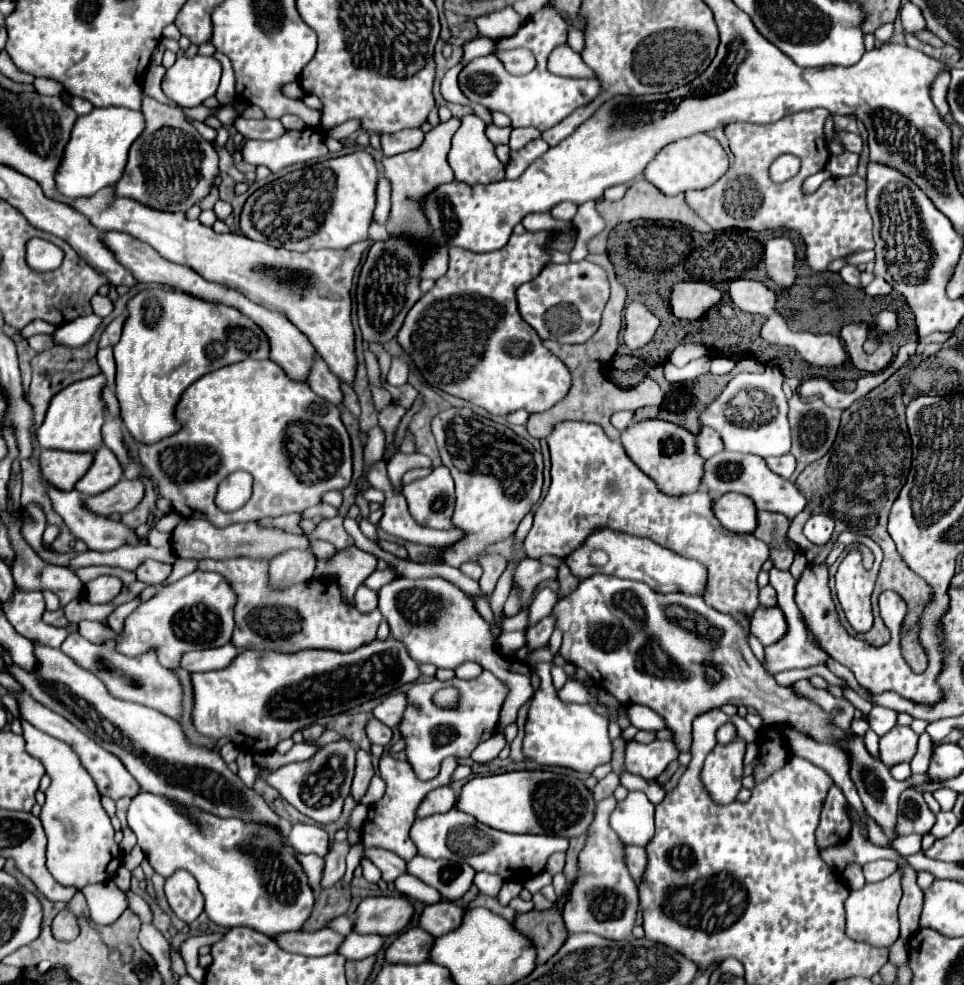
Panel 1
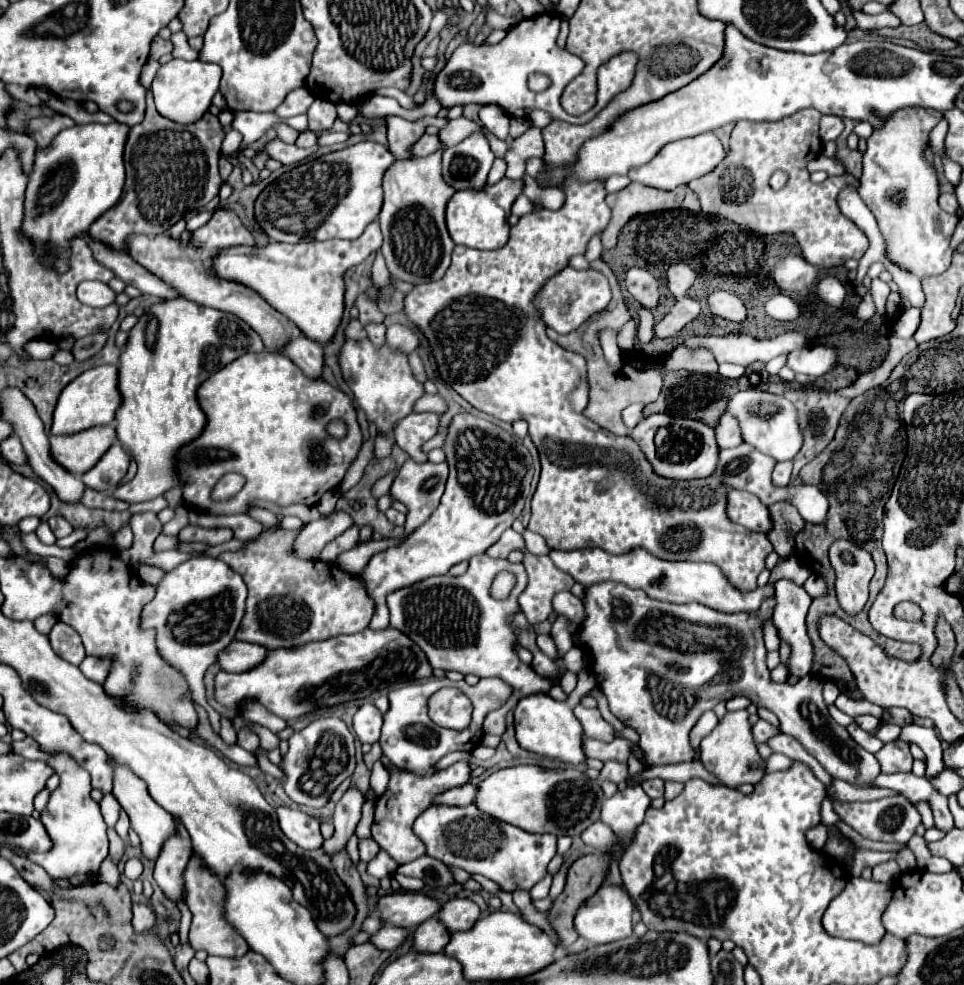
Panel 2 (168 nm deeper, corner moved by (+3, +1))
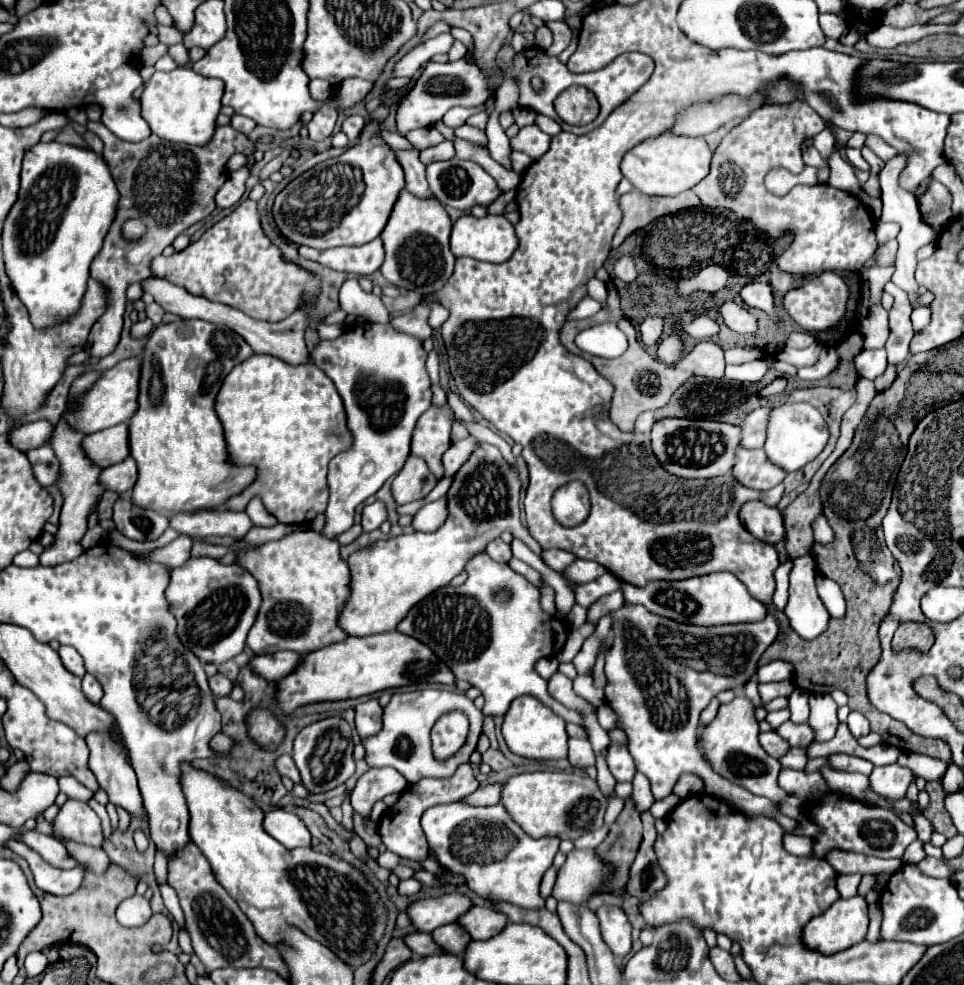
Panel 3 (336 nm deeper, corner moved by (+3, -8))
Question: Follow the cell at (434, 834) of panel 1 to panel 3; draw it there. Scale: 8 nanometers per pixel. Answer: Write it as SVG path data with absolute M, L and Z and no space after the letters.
M464 800L428 808L422 816L422 830L440 864L450 872L464 874L472 892L522 908L544 908L540 880L552 866L560 838L532 838L508 816L502 804L478 808Z

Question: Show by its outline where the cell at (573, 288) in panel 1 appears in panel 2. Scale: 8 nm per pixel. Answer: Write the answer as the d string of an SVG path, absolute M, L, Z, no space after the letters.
M564 267L560 273L550 277L542 285L542 291L538 291L534 297L534 307L540 311L544 325L562 335L576 331L576 327L588 321L588 317L592 317L594 313L602 311L608 303L610 303L608 279L604 279L604 275L592 267L584 271Z

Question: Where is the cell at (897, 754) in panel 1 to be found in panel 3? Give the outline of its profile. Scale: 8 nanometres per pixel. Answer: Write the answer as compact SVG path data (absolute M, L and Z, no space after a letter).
M898 764L874 768L870 774L870 788L886 798L902 800L906 796L908 784L914 780L912 772L908 768L902 768Z

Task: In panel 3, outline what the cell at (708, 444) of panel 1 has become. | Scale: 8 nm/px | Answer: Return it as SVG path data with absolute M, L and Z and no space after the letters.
M762 406L750 412L742 426L742 446L744 448L762 448L766 440L766 424L772 408Z

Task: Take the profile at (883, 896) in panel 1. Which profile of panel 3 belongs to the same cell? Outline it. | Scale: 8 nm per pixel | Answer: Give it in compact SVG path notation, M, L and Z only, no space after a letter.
M860 896L848 898L848 900L836 900L824 914L812 918L802 928L802 942L810 950L818 950L820 954L836 954L840 950L846 950L858 942L864 940L868 930L868 906L866 900Z

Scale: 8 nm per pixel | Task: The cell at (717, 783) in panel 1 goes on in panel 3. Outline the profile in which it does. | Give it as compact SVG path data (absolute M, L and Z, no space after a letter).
M736 696L730 704L720 704L716 718L712 724L704 728L704 750L708 754L710 766L714 772L720 776L728 778L734 784L744 786L756 796L764 796L772 800L774 804L780 804L780 812L794 818L794 820L810 820L806 814L806 804L800 798L788 796L784 790L778 788L778 772L780 772L780 762L764 752L764 748L758 742L758 720L754 716L756 706L746 698L746 696Z

